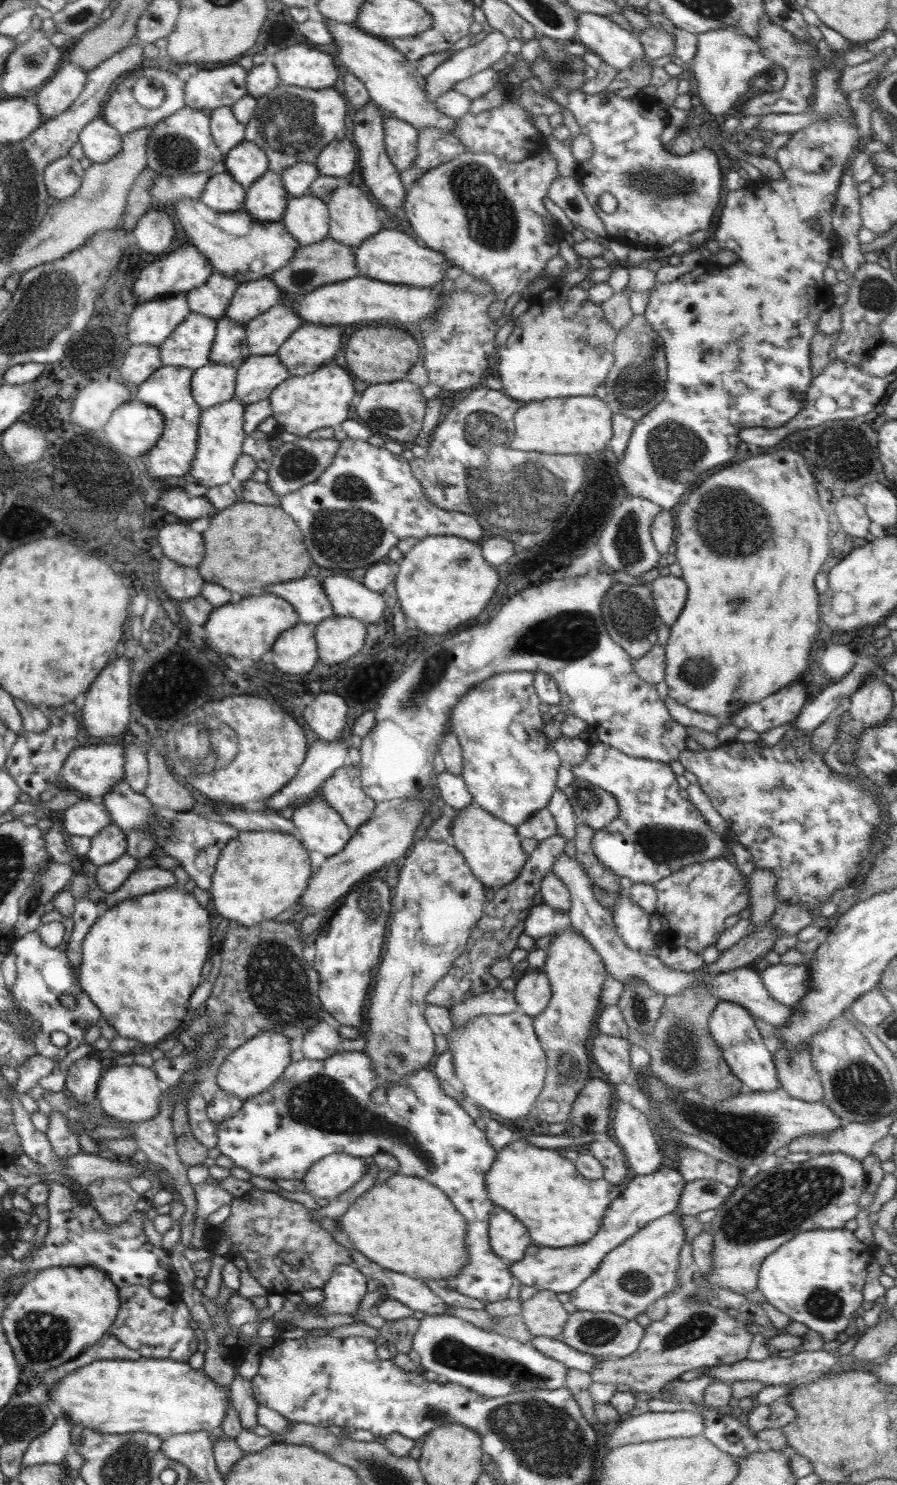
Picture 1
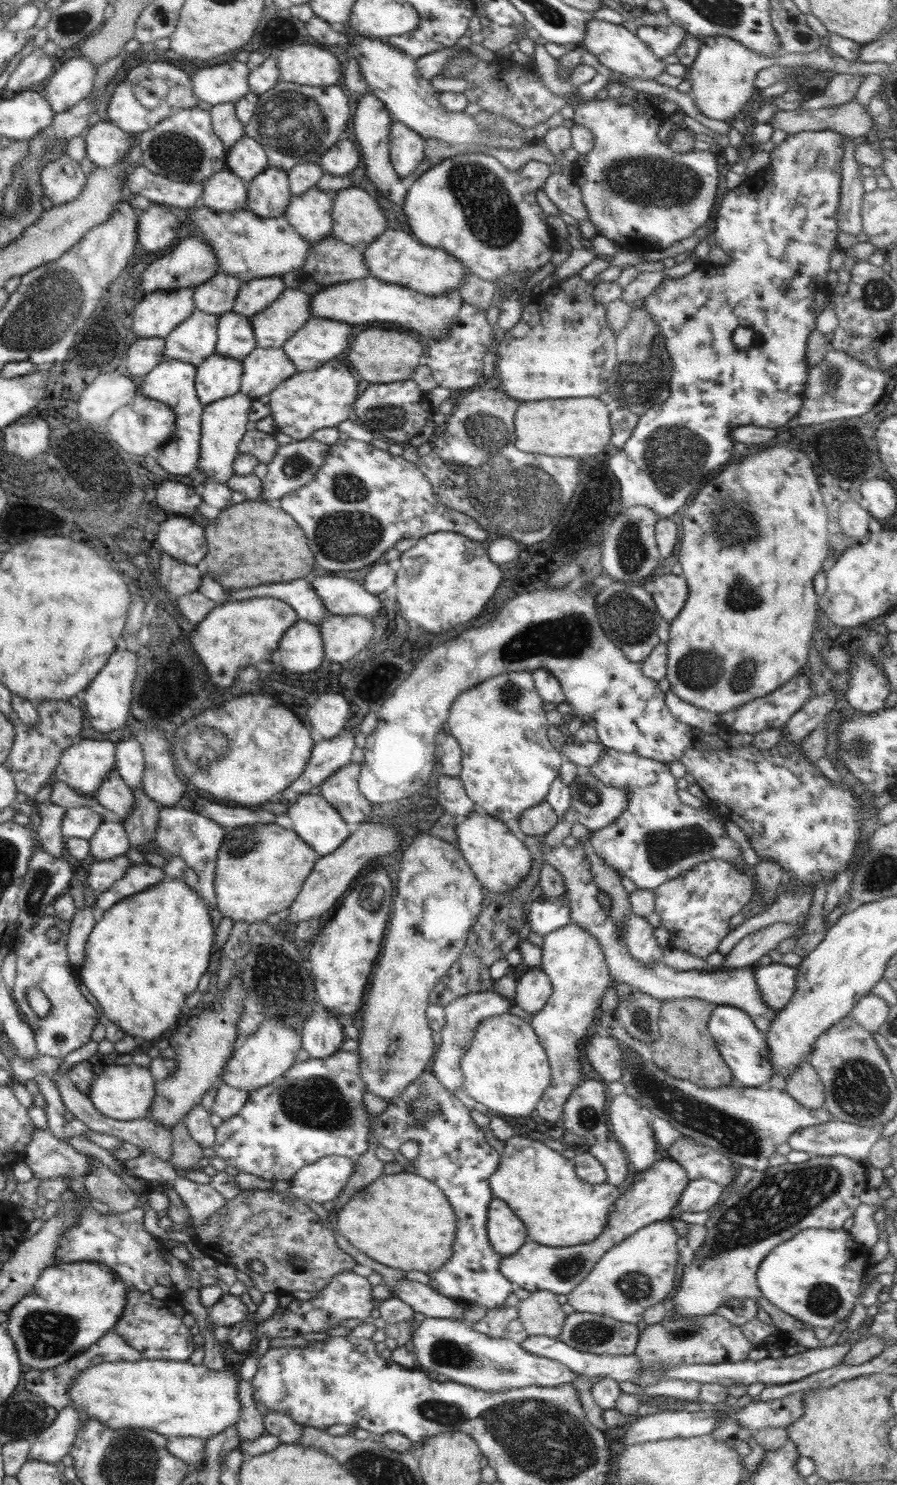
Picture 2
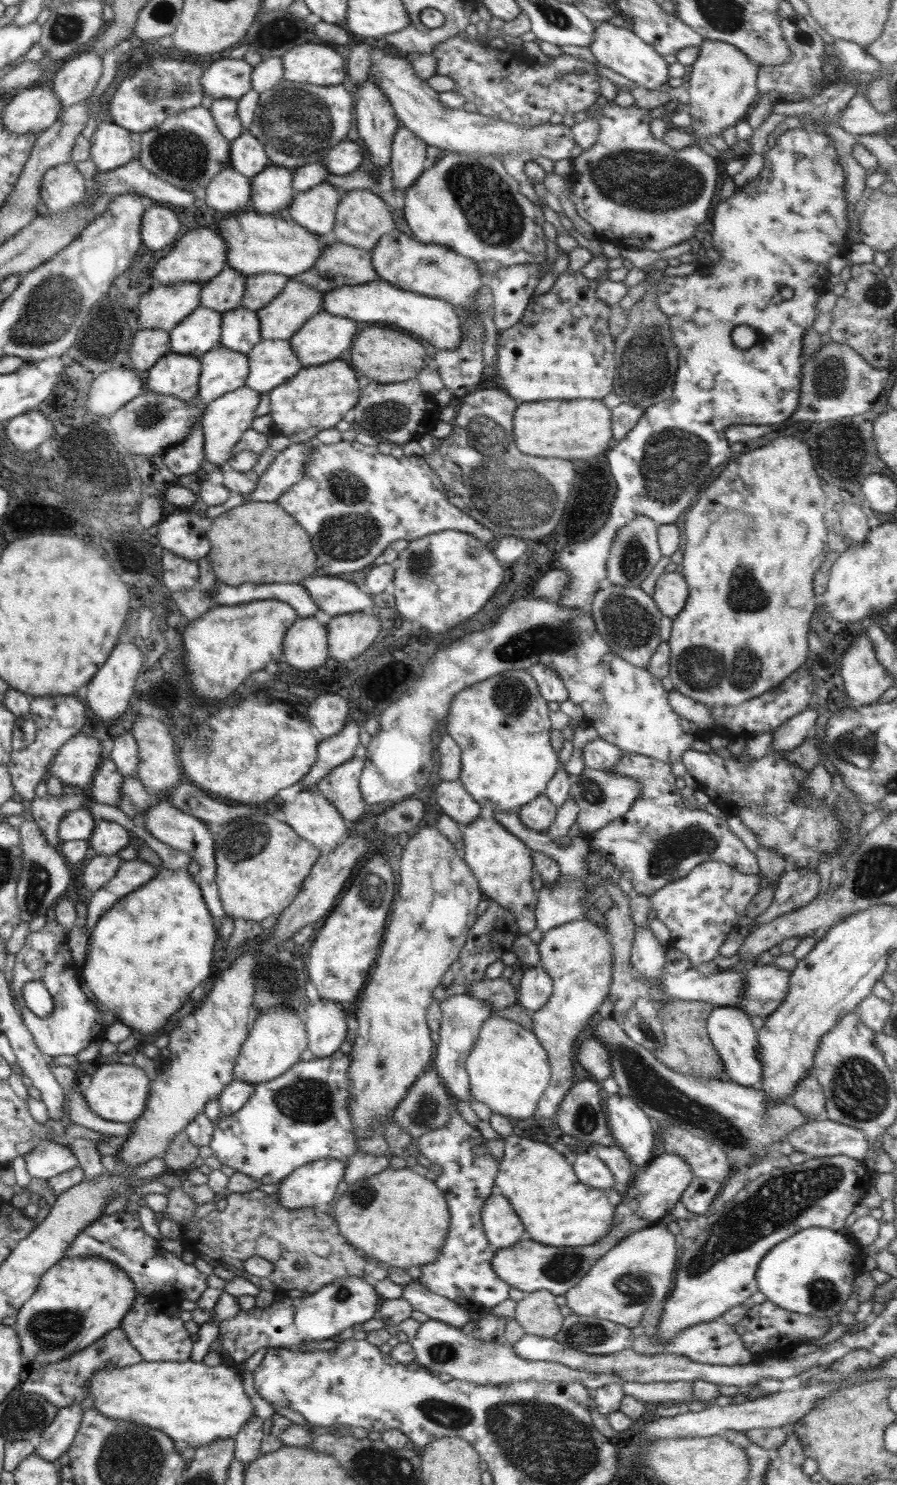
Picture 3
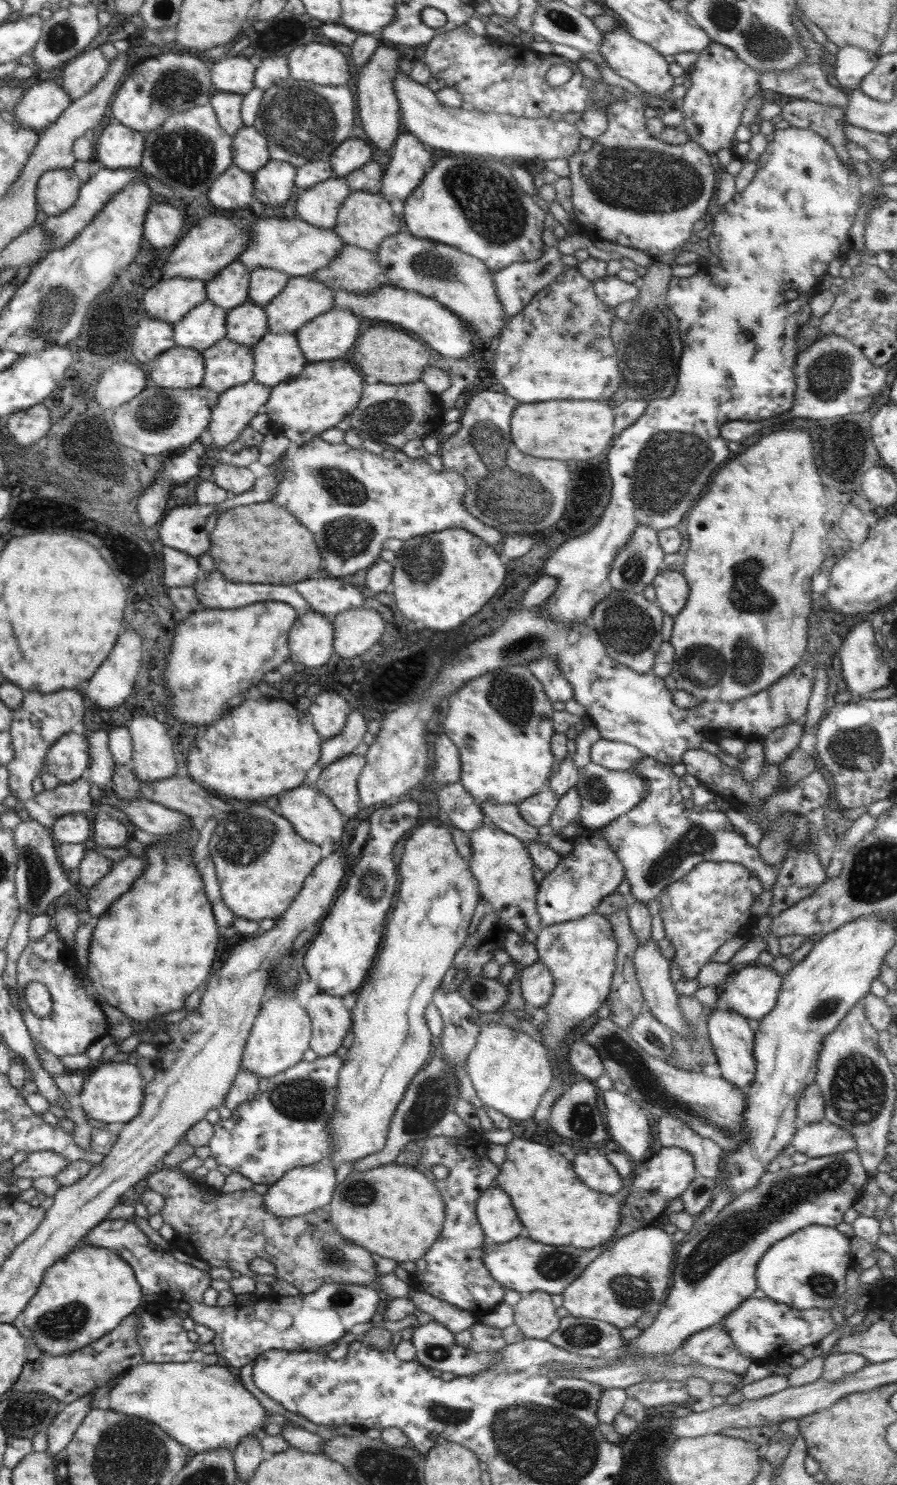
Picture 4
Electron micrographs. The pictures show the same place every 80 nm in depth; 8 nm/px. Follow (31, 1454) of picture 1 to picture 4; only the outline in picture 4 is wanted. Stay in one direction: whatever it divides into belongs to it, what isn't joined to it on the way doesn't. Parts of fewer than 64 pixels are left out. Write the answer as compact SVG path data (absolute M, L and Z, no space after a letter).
M86 1393L74 1402L64 1406L64 1410L56 1414L46 1425L48 1434L48 1451L53 1457L64 1450L72 1440L75 1430L83 1418L91 1411L92 1393Z

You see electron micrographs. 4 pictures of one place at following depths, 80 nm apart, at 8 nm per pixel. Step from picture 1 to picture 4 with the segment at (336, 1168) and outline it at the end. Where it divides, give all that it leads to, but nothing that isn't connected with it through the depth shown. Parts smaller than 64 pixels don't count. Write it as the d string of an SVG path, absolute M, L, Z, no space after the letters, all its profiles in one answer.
M326 1157L316 1164L298 1167L286 1172L272 1186L268 1186L267 1192L263 1194L263 1204L265 1204L267 1212L273 1212L275 1216L282 1218L305 1215L318 1208L327 1209L336 1185L336 1167Z

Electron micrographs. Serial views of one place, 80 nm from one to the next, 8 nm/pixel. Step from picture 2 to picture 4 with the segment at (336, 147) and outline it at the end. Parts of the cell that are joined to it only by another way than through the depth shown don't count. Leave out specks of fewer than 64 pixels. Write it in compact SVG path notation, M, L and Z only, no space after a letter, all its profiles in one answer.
M350 136L342 141L326 160L330 161L336 176L344 177L370 161L373 149L368 142Z

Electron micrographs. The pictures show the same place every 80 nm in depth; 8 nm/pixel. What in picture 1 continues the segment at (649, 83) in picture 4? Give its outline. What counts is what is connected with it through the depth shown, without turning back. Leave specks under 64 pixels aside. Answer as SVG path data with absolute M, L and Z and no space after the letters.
M578 12L575 40L583 44L588 52L596 53L616 70L628 70L633 66L648 63L644 49L629 30L622 28L607 16Z

